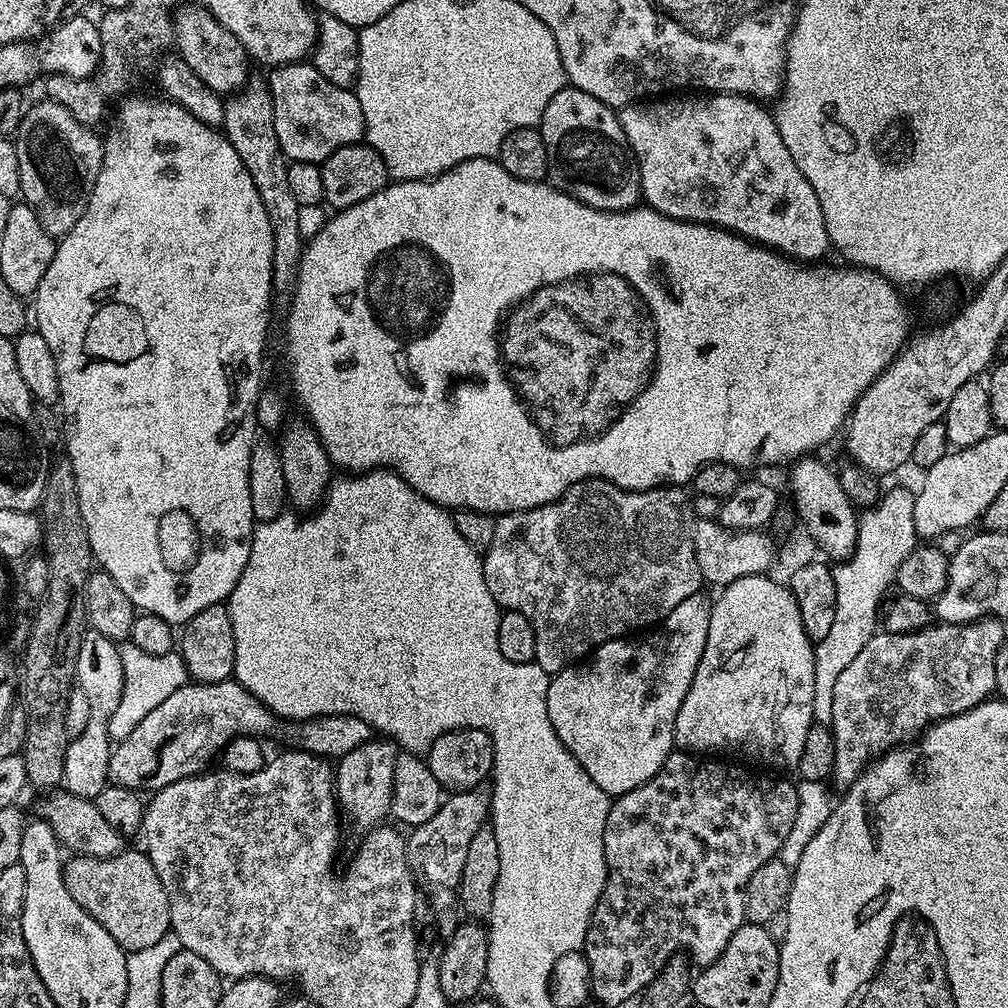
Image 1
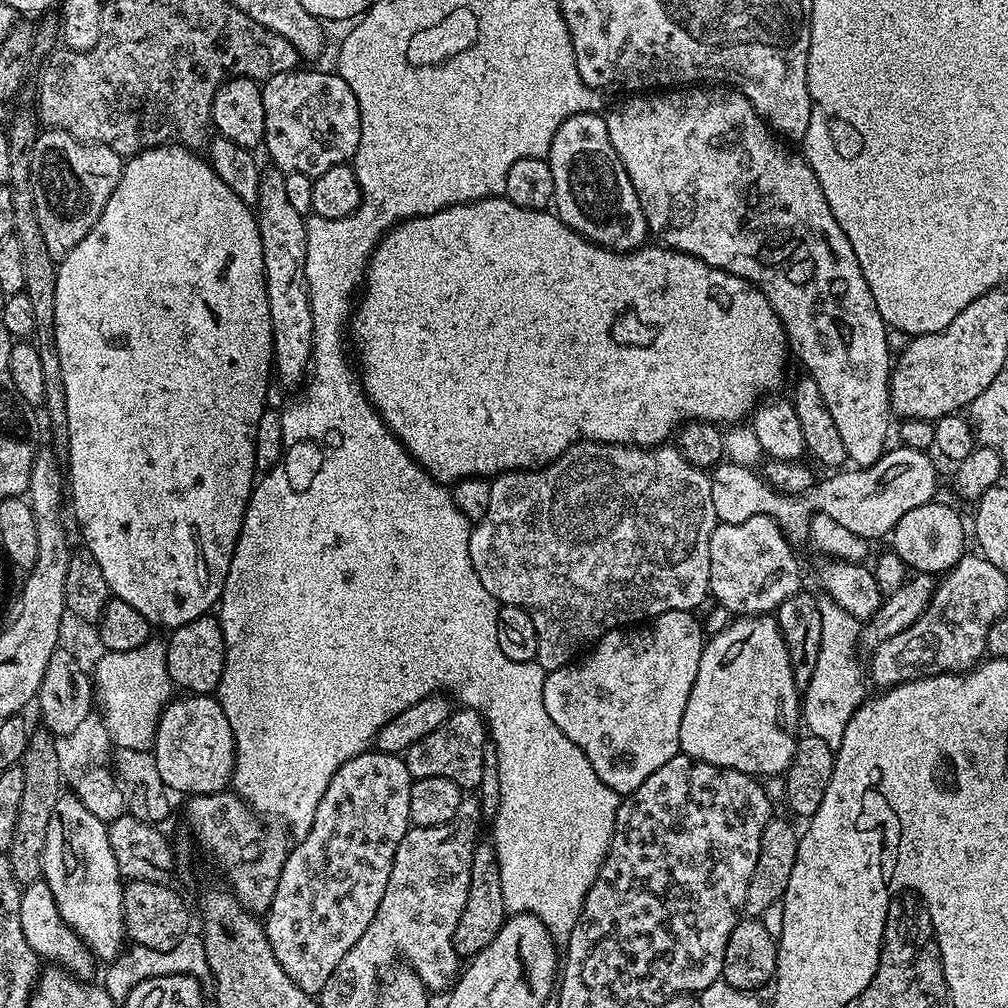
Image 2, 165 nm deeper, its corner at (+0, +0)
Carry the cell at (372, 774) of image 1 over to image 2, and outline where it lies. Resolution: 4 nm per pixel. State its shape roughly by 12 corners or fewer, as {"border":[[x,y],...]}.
{"border":[[403,755],[342,762],[262,923],[315,997],[410,827]]}

